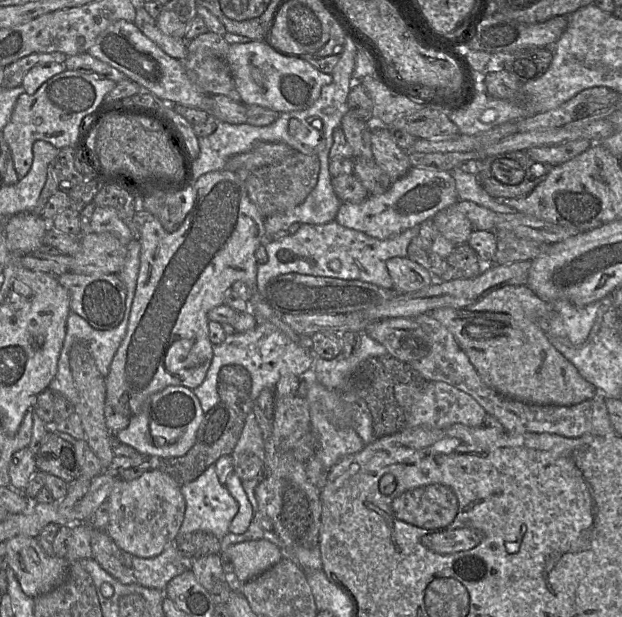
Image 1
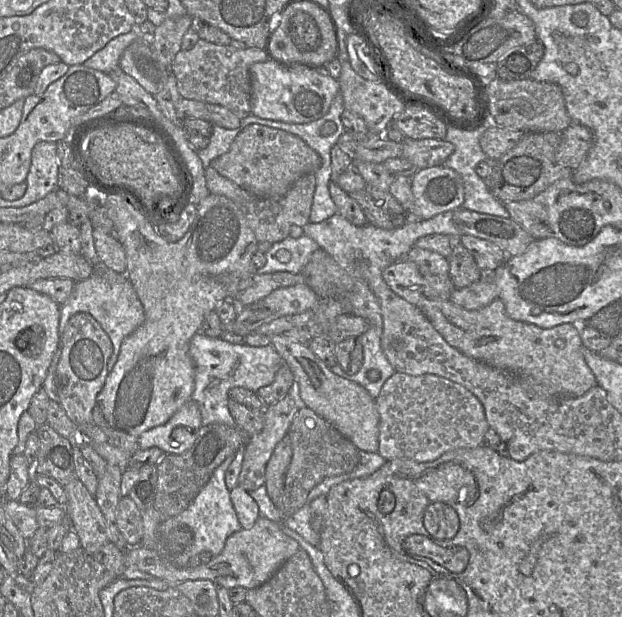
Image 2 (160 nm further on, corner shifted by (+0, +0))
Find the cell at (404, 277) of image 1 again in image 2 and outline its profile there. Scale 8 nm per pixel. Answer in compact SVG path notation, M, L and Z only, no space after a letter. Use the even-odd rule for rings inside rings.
M407 259L387 266L381 274L390 289L417 307L449 345L468 357L509 371L536 395L579 397L598 385L584 360L580 333L572 323L545 329L514 320L507 315L500 298L483 308L466 310L442 299L423 277L417 264Z

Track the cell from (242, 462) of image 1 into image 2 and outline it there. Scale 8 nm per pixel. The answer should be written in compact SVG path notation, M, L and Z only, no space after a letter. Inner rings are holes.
M288 394L275 404L265 406L262 430L246 440L238 486L248 492L265 484L266 465L277 443L288 433L298 410Z

